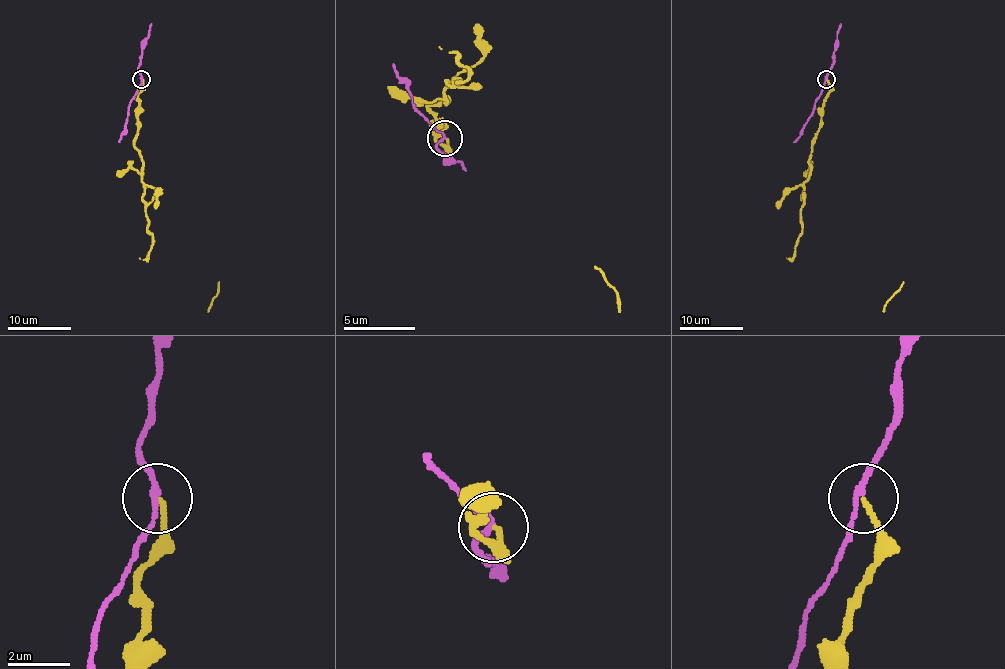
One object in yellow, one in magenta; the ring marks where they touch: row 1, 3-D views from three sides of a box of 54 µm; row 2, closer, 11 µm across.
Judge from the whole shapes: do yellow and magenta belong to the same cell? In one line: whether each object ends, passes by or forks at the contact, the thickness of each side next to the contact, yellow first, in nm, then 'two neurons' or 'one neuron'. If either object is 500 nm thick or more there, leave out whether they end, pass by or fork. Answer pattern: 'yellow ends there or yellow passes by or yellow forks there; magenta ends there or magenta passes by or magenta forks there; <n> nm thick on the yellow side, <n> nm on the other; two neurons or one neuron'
yellow ends there; magenta passes by; 160 nm thick on the yellow side, 160 nm on the other; two neurons

